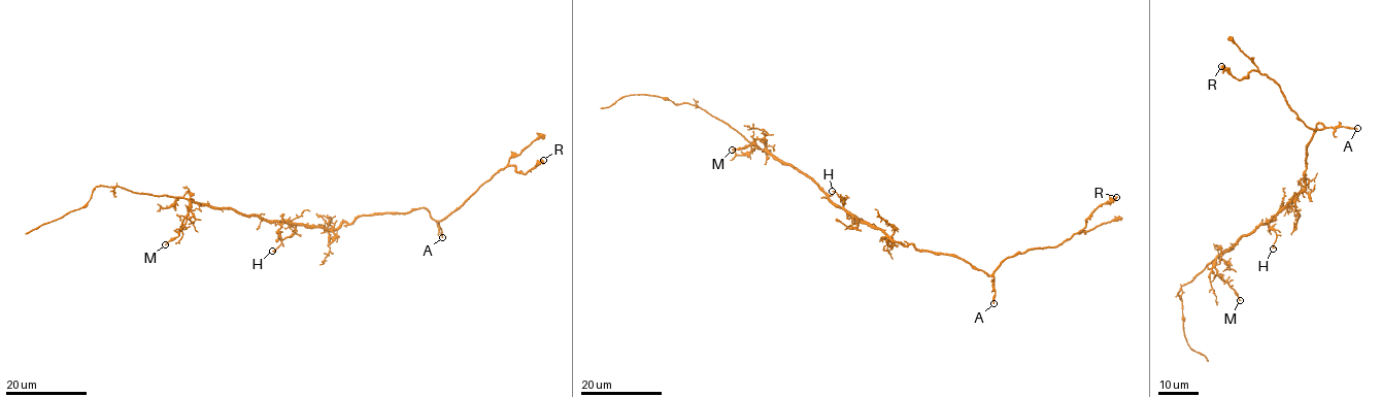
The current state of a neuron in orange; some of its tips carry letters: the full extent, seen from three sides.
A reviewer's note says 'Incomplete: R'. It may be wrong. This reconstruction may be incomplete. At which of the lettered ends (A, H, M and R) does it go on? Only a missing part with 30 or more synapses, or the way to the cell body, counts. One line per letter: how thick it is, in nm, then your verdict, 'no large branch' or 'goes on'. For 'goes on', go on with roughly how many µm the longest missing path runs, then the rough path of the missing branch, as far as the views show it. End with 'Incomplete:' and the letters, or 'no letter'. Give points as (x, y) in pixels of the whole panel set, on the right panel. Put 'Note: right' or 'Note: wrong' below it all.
A: calibre 180 nm; no large branch
H: calibre 130 nm; no large branch
M: calibre 130 nm; no large branch
R: calibre 460 nm; no large branch
Incomplete: no letter
Note: wrong

